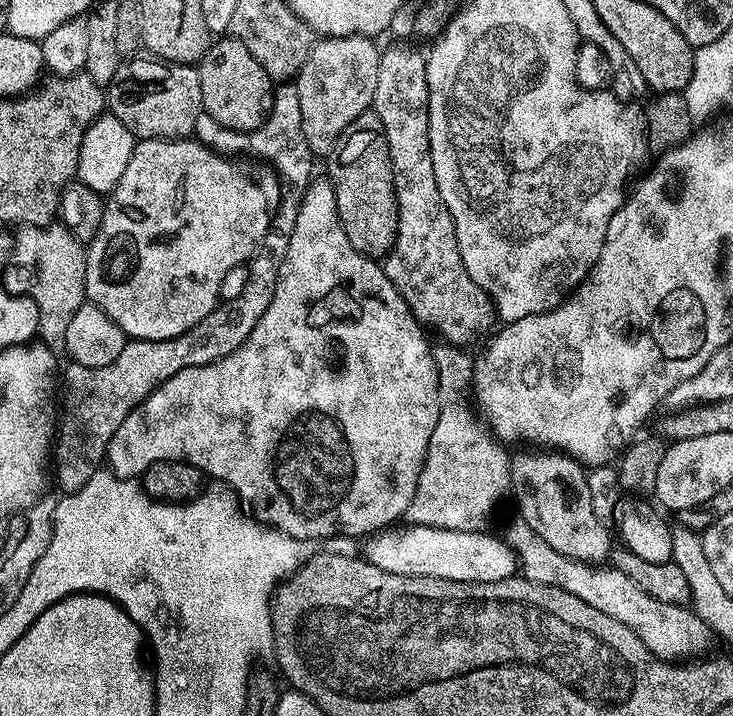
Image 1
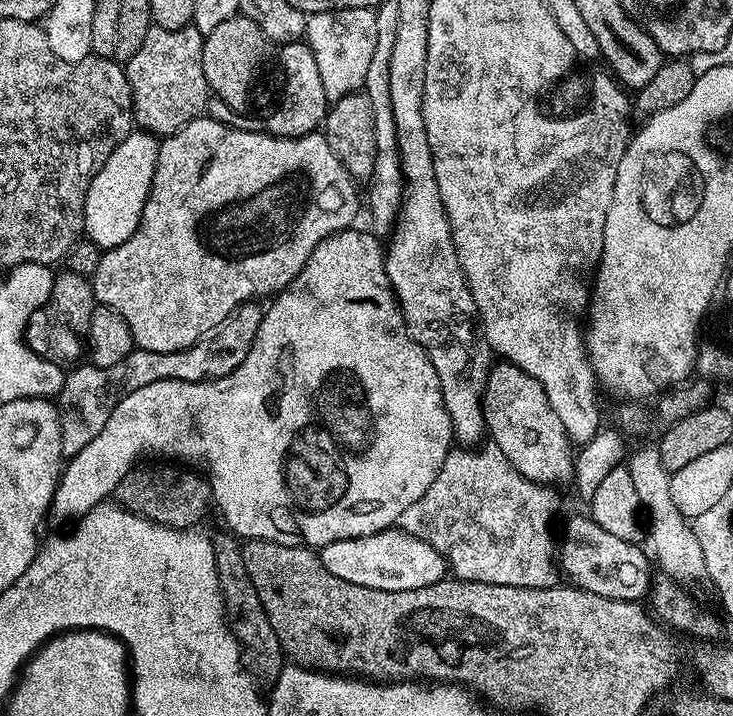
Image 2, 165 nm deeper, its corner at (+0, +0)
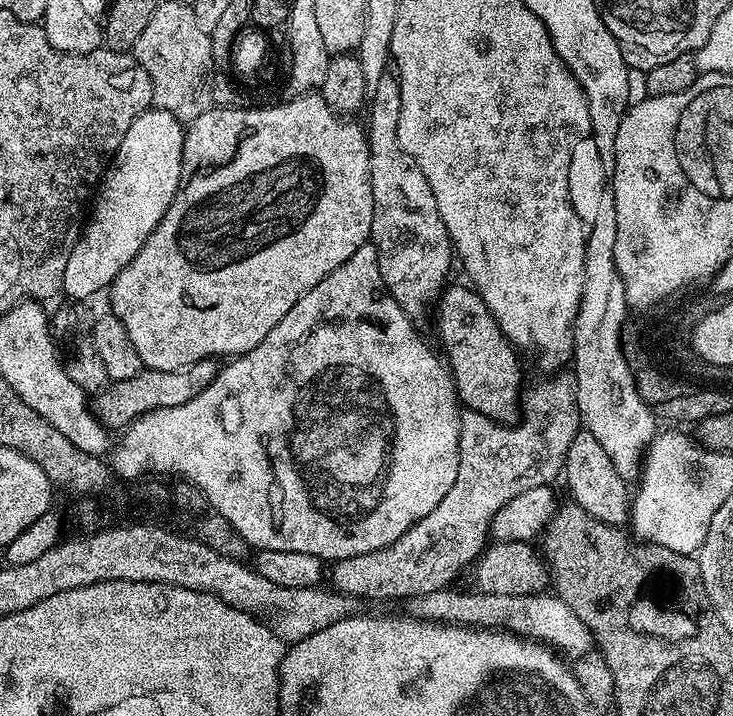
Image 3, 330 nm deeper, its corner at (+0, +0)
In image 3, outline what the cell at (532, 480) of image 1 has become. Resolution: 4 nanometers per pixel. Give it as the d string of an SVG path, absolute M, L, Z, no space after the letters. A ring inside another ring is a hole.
M449 283L445 287L444 291L440 293L438 299L435 301L434 309L436 308L436 332L440 335L440 344L444 347L442 351L443 359L446 361L446 367L451 375L452 383L456 385L456 394L459 403L463 405L469 412L481 412L489 416L491 420L499 420L502 424L513 423L517 419L518 409L522 404L522 387L520 388L520 364L516 361L516 355L518 355L517 349L508 340L506 336L502 334L502 330L498 326L498 322L490 314L490 310L486 306L486 302L482 302L482 298L477 294L476 289L471 286L465 286L463 288L460 284Z

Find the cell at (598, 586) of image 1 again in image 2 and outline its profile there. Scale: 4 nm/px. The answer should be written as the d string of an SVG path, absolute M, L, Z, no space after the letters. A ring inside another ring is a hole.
M491 442L476 446L456 446L446 454L438 478L430 482L418 502L402 510L398 527L414 538L434 546L442 554L451 575L458 580L486 582L519 588L550 588L557 583L558 544L552 541L552 511L556 496L546 484L536 484L510 466L510 458Z

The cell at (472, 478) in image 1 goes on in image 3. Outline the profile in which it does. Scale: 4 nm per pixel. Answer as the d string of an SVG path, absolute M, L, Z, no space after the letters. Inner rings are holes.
M385 74L370 89L370 99L366 104L367 112L368 161L374 194L374 222L370 242L378 250L378 270L382 270L382 282L386 290L394 298L394 302L402 306L404 312L416 318L419 317L418 314L423 310L424 304L431 305L446 287L452 260L454 264L452 240L442 222L442 214L438 214L438 202L434 202L434 194L430 190L430 182L426 182L426 174L422 174L418 162L410 158L410 154L402 150L402 142L398 142L400 81L395 75Z

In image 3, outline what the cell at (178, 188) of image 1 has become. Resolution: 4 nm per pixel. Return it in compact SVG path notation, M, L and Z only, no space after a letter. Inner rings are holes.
M319 91L307 92L305 96L294 96L283 102L267 106L240 106L244 108L228 108L229 106L213 106L198 118L194 118L184 133L184 149L182 150L182 174L180 188L176 197L170 202L166 214L158 222L156 229L146 238L142 250L134 254L134 258L114 278L107 289L106 297L112 303L111 315L118 317L122 326L126 326L126 334L130 334L130 342L134 342L134 350L138 350L138 358L145 368L154 370L174 370L189 368L194 362L208 360L219 356L235 358L254 350L286 314L290 314L290 306L309 292L330 270L342 266L354 250L369 243L374 222L374 194L370 182L370 162L368 161L368 138L363 127L360 128L352 118L341 118L321 98Z

